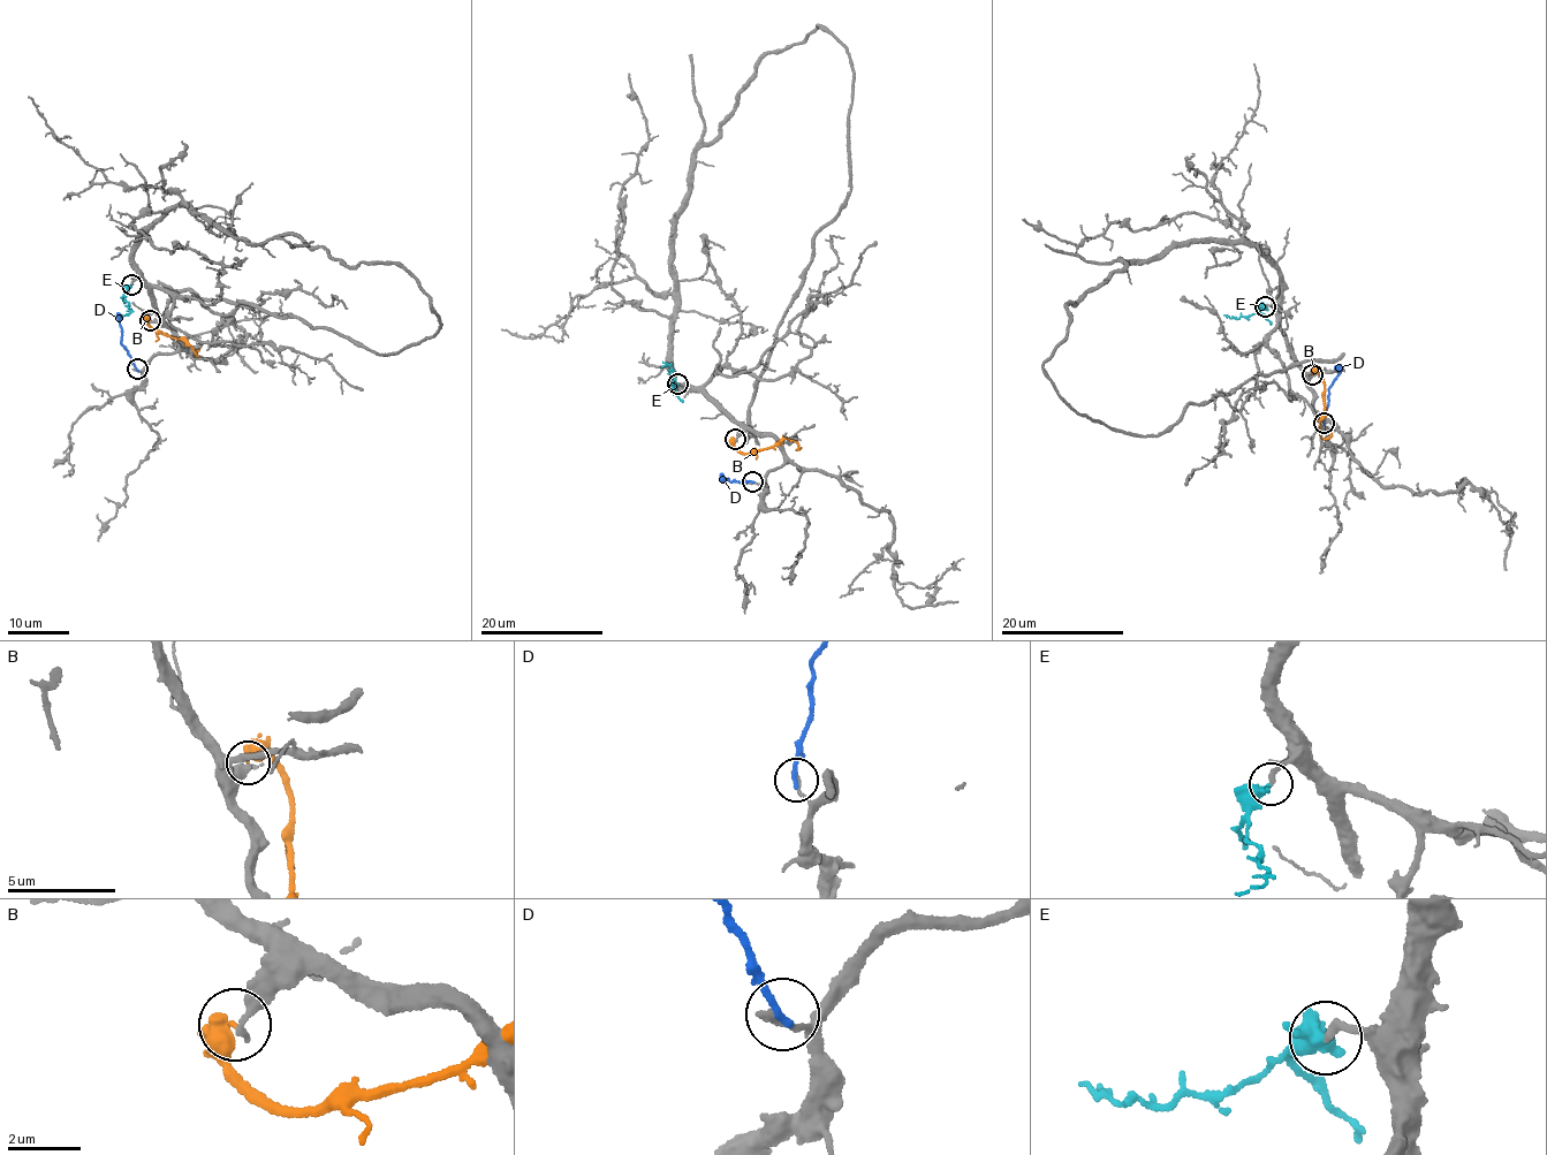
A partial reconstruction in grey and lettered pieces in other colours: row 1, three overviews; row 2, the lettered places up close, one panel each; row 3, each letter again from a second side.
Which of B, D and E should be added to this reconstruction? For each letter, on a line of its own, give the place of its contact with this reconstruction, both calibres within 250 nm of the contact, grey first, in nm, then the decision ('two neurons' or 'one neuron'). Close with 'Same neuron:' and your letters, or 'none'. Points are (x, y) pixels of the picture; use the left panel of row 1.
B: contact (150, 320); calibres 260 and 320 nm; two neurons
D: contact (137, 369); calibres 260 and 220 nm; two neurons
E: contact (131, 285); calibres 200 and 280 nm; one neuron
Same neuron: E

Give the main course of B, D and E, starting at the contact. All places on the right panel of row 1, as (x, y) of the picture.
B: (1312, 373), (1318, 374), (1325, 388), (1324, 412), (1319, 425), (1324, 439), (1332, 435)
D: (1325, 423), (1332, 381), (1340, 363)
E: (1265, 308), (1253, 314), (1226, 317)

